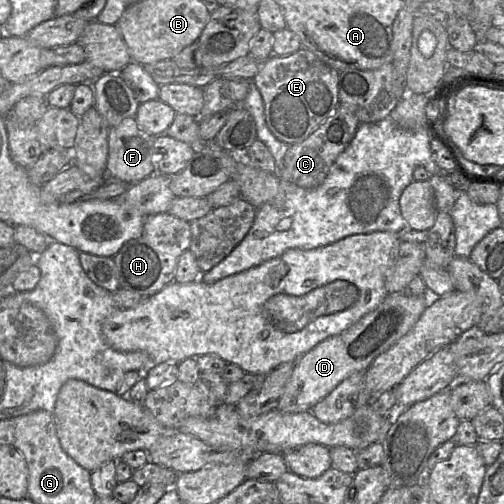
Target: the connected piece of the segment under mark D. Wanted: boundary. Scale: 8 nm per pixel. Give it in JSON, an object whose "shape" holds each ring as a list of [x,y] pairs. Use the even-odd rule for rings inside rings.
{"shape":[[[388,293],[375,310],[341,333],[328,337],[297,360],[276,410],[283,413],[311,411],[344,379],[356,372],[366,371],[376,357],[385,353],[413,328],[426,308],[424,296]]]}

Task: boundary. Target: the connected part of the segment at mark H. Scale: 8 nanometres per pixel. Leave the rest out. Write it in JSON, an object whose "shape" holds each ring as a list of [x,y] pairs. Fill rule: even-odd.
{"shape":[[[169,213],[146,217],[140,237],[125,243],[113,256],[119,286],[150,297],[174,282],[176,265],[180,255],[189,250],[191,241],[190,222]]]}

